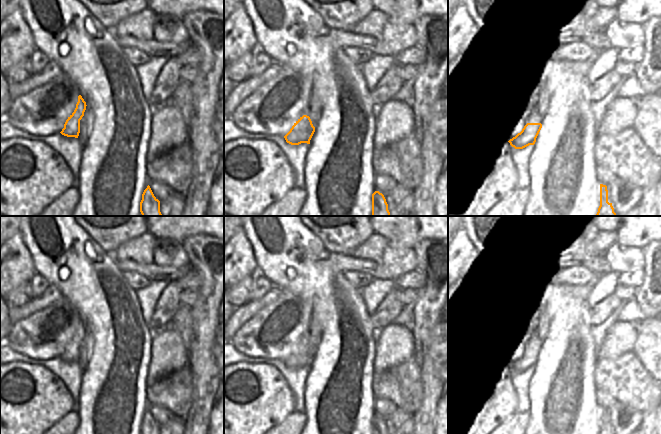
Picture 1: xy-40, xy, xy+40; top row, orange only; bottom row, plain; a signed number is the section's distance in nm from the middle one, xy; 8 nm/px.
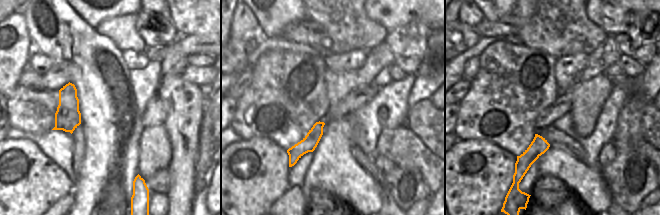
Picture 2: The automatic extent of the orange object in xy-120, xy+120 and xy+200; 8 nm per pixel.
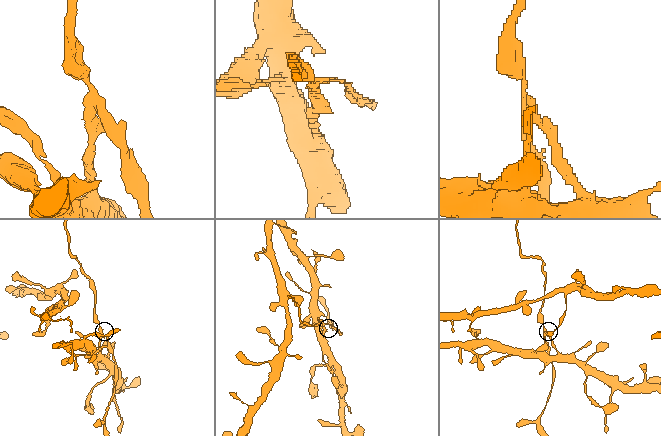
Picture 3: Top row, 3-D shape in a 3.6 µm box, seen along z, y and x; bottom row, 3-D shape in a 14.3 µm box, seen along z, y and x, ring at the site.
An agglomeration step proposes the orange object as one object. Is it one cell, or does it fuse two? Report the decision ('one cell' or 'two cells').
two cells

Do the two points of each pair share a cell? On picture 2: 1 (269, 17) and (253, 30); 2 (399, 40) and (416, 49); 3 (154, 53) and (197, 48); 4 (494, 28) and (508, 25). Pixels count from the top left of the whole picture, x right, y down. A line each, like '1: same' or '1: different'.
1: different
2: same
3: same
4: same

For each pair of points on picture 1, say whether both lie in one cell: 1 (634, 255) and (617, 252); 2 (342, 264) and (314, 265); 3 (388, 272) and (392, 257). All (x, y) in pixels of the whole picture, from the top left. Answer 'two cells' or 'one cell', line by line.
1: one cell
2: two cells
3: two cells

